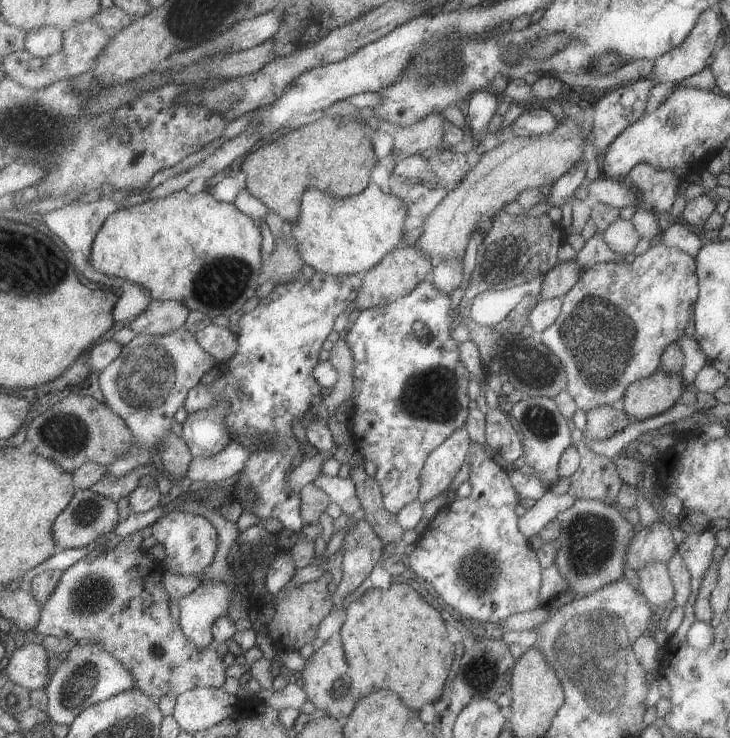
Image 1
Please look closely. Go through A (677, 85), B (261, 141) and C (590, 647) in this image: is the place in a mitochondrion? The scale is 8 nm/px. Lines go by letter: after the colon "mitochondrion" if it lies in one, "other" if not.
A: other
B: other
C: mitochondrion

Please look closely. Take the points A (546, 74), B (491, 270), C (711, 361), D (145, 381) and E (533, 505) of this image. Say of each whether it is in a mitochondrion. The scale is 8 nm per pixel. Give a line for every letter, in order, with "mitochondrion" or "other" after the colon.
A: other
B: mitochondrion
C: other
D: mitochondrion
E: other

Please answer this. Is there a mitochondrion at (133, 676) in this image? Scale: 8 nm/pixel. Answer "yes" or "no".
no

